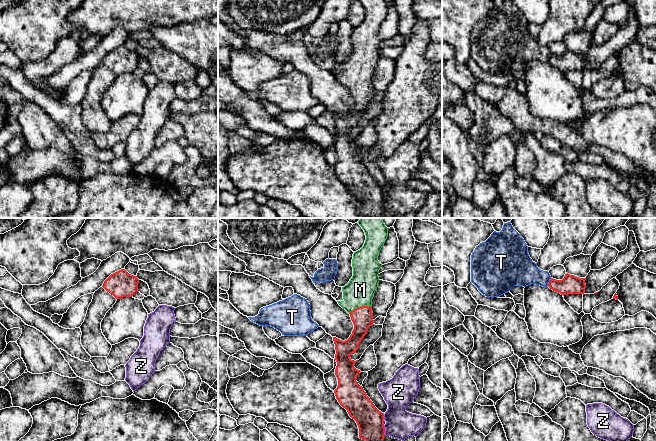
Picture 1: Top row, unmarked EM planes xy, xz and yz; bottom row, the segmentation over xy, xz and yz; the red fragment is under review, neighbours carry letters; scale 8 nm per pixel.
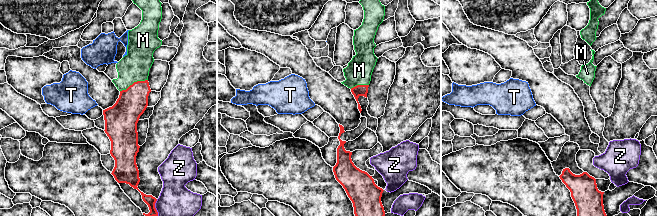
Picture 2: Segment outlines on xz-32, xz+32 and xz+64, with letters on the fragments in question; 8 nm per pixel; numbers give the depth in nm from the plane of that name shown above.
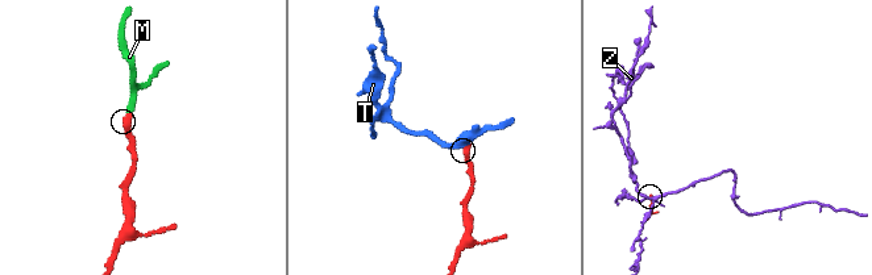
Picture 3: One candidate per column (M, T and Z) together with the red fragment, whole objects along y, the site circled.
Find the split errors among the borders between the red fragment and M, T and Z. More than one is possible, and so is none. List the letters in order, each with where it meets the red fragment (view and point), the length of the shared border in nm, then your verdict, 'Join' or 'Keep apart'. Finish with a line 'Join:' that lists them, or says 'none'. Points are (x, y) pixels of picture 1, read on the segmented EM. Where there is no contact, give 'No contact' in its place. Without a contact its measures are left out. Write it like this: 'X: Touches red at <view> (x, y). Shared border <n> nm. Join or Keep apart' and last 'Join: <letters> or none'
M: Touches red at xz (360, 307). Shared border 200 nm. Join
T: Touches red at yz (549, 282). Shared border 80 nm. Keep apart
Z: Touches red at xz (383, 417). Shared border 50 nm. Keep apart
Join: M

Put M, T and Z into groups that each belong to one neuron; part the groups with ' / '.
M / T / Z

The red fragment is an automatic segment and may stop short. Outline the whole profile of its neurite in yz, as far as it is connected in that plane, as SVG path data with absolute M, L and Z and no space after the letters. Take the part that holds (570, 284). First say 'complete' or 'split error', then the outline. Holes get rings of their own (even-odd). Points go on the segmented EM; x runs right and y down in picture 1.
complete; M568 273L565 274L562 280L551 279L548 287L561 295L568 294L583 294L585 293L586 278L579 278Z

